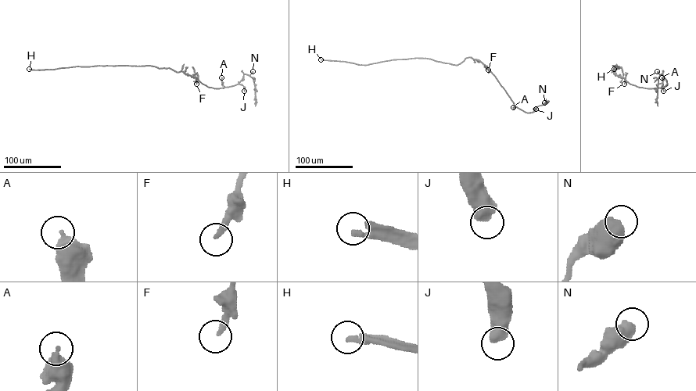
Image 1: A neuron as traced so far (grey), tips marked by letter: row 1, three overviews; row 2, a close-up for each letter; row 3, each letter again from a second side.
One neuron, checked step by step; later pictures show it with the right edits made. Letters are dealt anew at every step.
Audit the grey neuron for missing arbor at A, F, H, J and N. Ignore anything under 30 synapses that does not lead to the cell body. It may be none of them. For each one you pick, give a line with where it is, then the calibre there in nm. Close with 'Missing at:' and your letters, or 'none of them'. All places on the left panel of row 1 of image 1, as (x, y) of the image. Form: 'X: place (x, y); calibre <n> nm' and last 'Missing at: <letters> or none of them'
H: place (29, 69); calibre 260 nm
Missing at: H

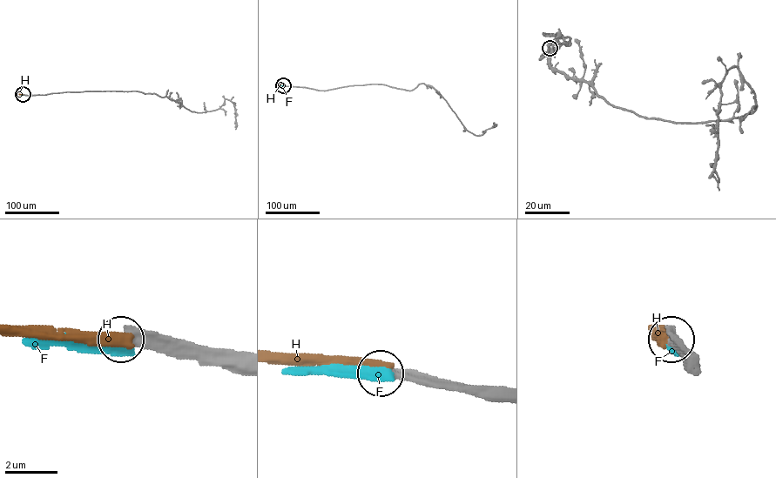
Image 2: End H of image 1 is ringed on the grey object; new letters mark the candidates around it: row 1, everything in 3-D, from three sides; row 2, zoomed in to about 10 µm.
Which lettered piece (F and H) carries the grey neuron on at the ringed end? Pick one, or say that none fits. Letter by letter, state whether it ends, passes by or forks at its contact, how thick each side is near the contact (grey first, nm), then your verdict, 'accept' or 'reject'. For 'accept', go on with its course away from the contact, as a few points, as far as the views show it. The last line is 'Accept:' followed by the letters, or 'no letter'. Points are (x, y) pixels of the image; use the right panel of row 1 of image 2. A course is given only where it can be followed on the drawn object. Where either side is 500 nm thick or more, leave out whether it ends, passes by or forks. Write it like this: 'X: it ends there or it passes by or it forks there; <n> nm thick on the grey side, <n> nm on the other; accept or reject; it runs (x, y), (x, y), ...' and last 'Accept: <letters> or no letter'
F: it ends there; 420 nm thick on the grey side, 440 nm on the other; reject
H: it ends there; 460 nm thick on the grey side, 380 nm on the other; reject
Accept: no letter

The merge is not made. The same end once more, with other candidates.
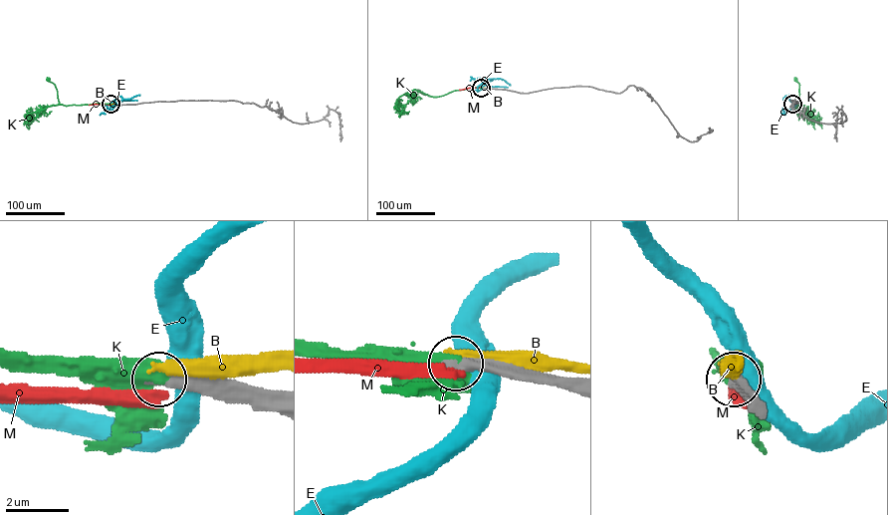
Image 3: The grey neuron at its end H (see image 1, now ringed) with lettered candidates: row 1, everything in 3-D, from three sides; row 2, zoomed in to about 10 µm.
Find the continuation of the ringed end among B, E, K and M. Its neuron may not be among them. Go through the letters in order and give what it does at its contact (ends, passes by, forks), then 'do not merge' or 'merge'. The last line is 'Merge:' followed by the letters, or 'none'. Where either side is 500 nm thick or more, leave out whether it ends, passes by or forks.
B: it passes by; do not merge
E: do not merge
K: merge
M: it ends; do not merge
Merge: K

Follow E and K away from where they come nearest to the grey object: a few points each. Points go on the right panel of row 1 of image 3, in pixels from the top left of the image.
E: (792, 104), (795, 105), (787, 110), (783, 104), (783, 98), (789, 95)
K: (792, 104), (801, 105), (799, 84), (795, 79)

